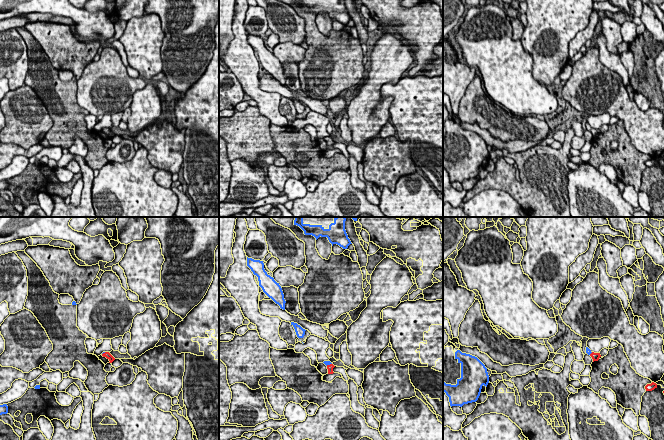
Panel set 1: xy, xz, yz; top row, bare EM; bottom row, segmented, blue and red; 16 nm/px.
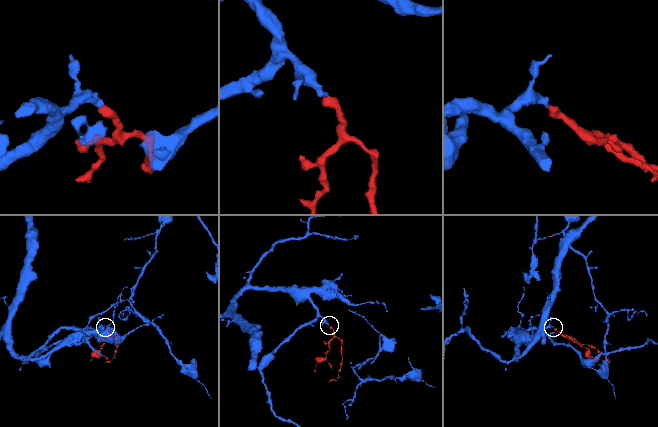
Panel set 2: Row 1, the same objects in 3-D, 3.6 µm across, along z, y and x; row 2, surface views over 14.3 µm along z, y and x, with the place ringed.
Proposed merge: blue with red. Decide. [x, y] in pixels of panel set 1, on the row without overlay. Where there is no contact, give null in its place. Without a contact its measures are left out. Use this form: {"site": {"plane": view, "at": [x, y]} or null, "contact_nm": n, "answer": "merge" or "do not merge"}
{"site": {"plane": "xz", "at": [328, 140]}, "contact_nm": 100, "answer": "merge"}

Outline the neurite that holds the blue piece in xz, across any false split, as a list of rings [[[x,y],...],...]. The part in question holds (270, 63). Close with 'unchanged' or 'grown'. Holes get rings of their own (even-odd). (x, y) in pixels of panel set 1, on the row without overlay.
[[[247,33],[247,42],[251,45],[254,51],[258,53],[259,62],[263,68],[271,74],[281,85],[285,86],[285,75],[281,62],[273,53],[267,50],[264,45],[264,39],[260,36],[254,36]]]; unchanged

